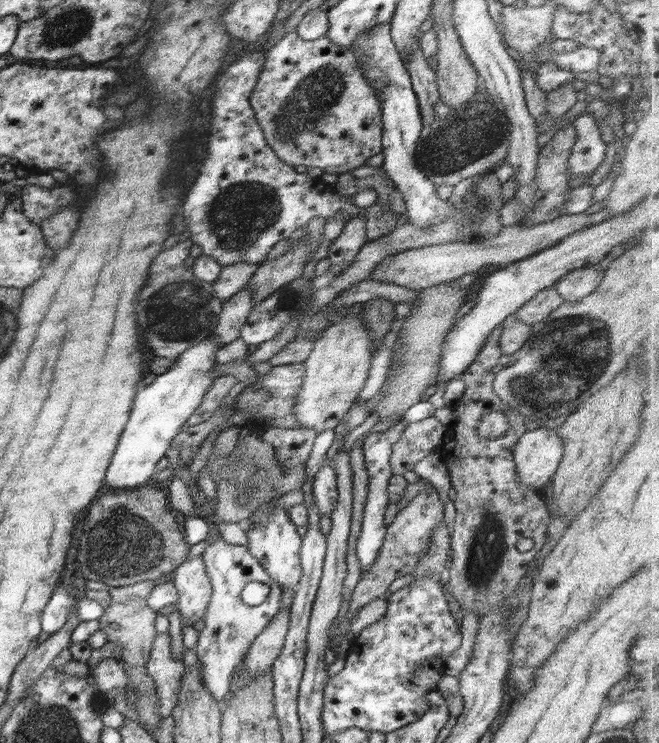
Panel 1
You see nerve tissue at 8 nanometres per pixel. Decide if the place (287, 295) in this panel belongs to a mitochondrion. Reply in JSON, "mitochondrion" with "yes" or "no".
{"mitochondrion":"yes"}

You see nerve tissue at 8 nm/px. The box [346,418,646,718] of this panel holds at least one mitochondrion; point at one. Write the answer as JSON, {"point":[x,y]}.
{"point":[488,544]}

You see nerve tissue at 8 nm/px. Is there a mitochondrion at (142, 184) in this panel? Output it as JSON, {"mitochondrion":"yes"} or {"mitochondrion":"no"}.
{"mitochondrion":"no"}

